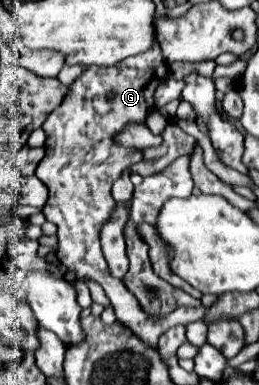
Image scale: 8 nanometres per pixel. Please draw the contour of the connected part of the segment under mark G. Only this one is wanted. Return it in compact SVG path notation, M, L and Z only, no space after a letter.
M158 43L154 45L154 49L150 49L150 53L126 57L118 65L110 65L110 67L92 65L92 67L88 67L70 85L70 89L74 89L74 93L70 93L70 97L66 97L66 101L62 101L62 105L58 109L54 109L54 113L50 113L50 117L44 121L42 129L46 131L46 155L36 167L36 175L50 189L50 197L48 197L48 203L44 205L42 213L50 223L54 223L58 227L58 251L56 251L56 255L58 255L60 263L72 275L76 275L76 279L80 279L80 281L84 281L84 279L98 281L104 287L110 303L114 305L116 317L122 323L126 323L138 337L142 337L142 341L146 341L150 345L156 345L158 337L162 333L166 333L170 327L182 325L184 321L192 323L192 321L202 319L206 309L204 307L178 307L168 317L160 317L160 319L148 317L140 309L134 295L130 295L130 291L124 287L124 283L110 277L110 273L106 269L104 255L102 255L102 247L100 247L100 231L102 231L102 225L106 225L106 221L110 221L110 217L114 213L114 199L110 195L112 183L122 175L122 171L128 165L142 161L142 153L138 149L124 149L124 147L116 145L110 137L114 137L126 123L146 119L146 113L154 107L154 91L166 77L168 77L168 65L162 61L162 53L158 49Z

